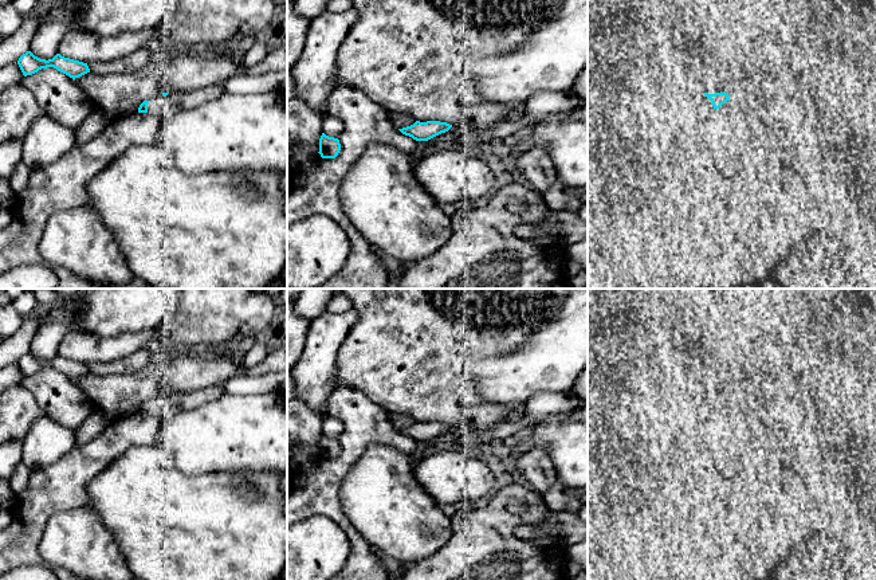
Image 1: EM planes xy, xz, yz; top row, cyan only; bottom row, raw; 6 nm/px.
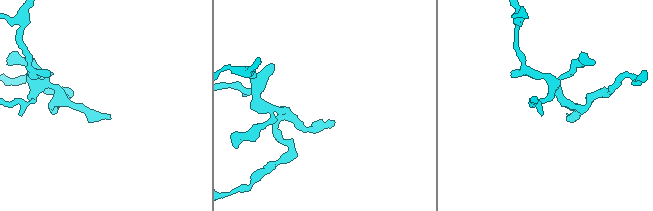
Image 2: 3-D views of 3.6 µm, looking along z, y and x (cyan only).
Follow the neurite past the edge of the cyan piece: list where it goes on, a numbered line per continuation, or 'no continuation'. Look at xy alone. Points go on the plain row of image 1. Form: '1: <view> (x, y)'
1: xy (161, 407)

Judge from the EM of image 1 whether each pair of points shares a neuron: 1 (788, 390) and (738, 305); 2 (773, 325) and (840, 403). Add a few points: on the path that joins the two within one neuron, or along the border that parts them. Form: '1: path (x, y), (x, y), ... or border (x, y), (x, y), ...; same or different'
1: border (772, 363), (786, 365), (798, 380); different
2: path (790, 344), (831, 384); same

